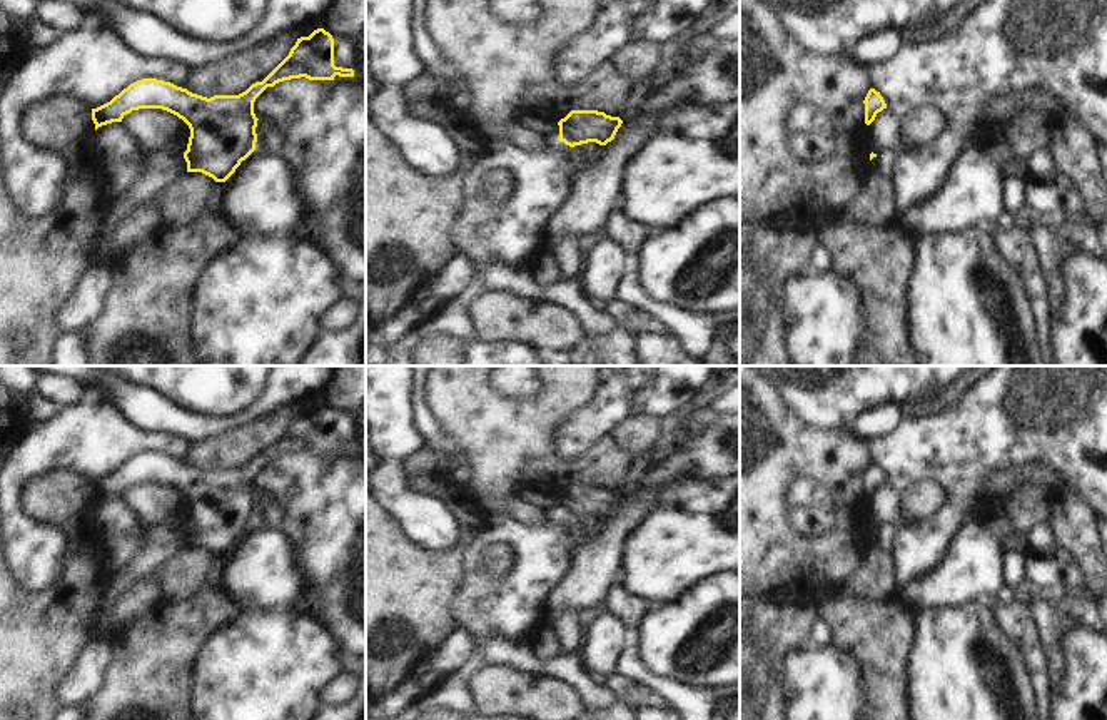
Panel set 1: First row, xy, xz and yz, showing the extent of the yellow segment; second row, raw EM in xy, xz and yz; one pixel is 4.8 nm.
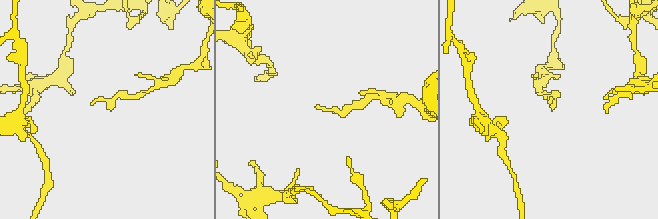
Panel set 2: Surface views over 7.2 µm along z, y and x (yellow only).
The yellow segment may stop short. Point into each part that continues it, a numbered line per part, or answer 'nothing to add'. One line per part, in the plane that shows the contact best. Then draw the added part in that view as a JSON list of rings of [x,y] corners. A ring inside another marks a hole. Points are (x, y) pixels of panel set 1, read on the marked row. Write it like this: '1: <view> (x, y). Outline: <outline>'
nothing to add

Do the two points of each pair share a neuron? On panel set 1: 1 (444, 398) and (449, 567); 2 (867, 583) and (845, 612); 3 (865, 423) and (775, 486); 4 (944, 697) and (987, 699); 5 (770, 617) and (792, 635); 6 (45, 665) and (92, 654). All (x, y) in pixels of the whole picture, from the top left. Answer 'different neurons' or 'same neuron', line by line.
1: different neurons
2: different neurons
3: different neurons
4: same neuron
5: same neuron
6: different neurons

